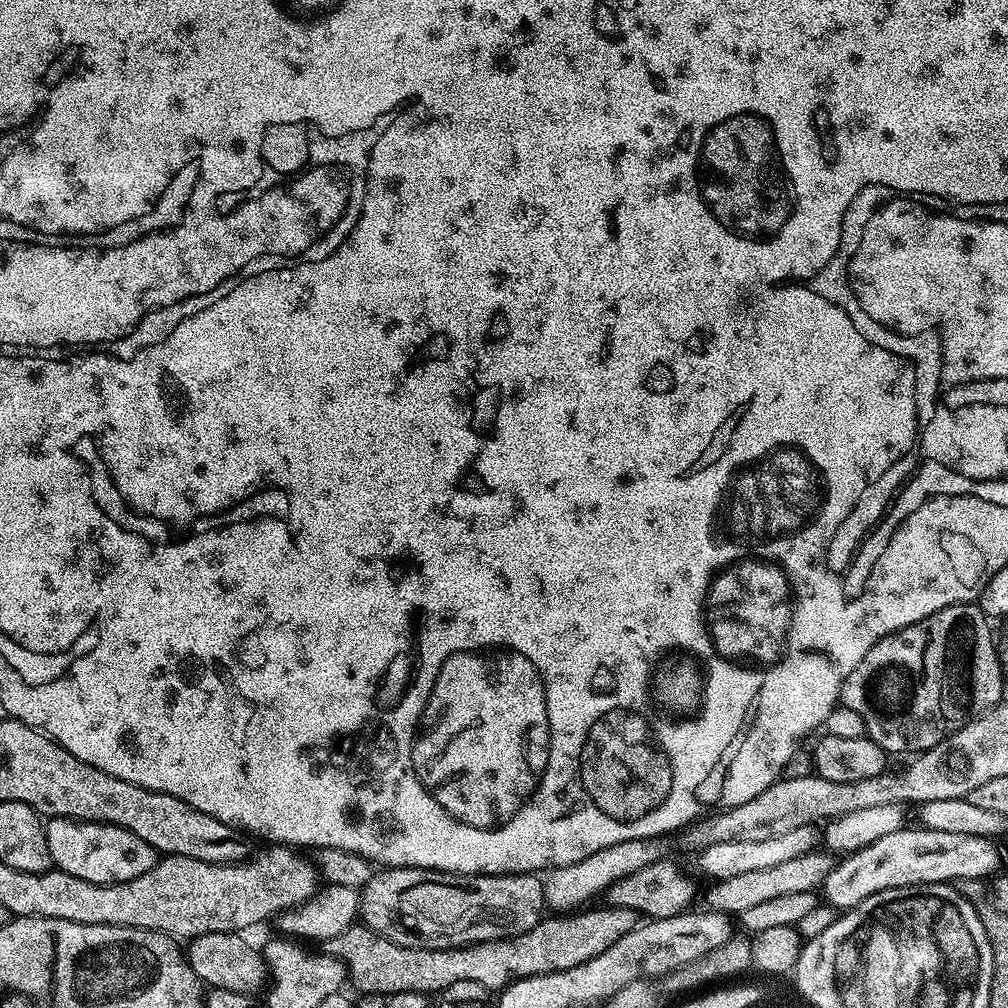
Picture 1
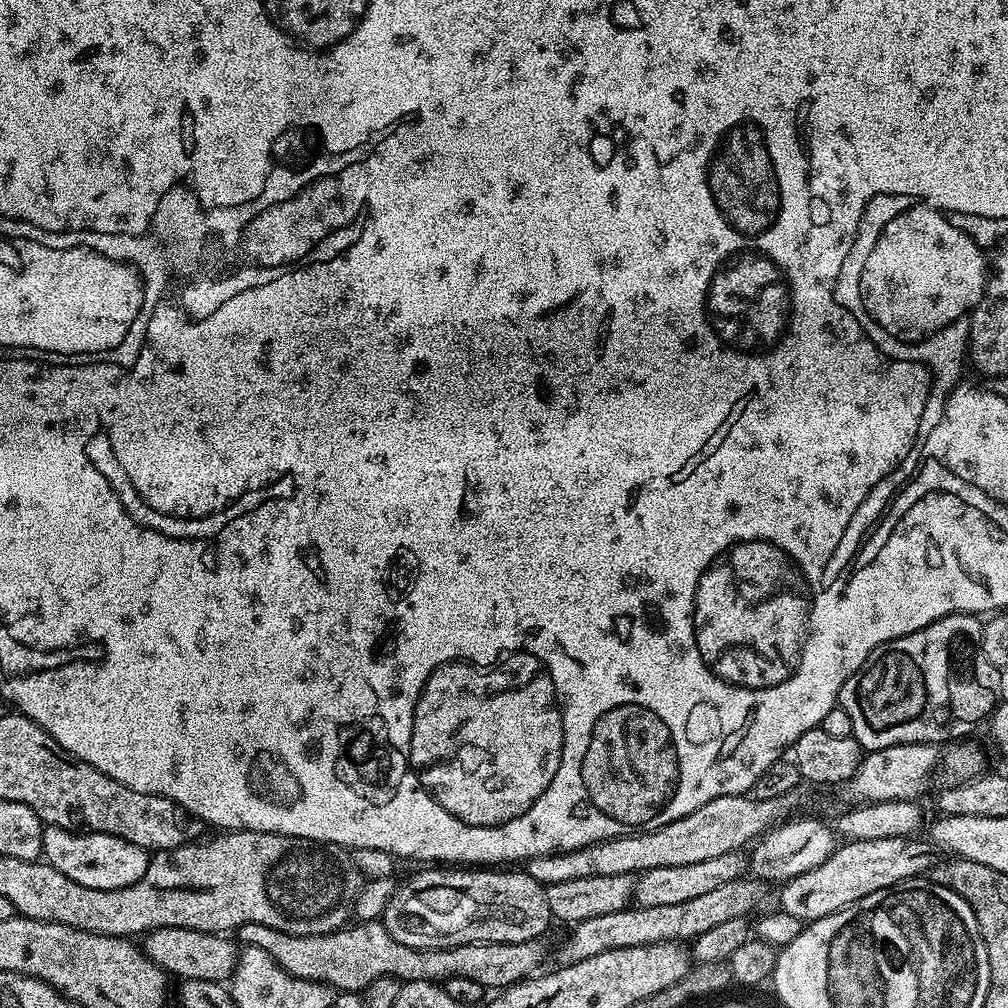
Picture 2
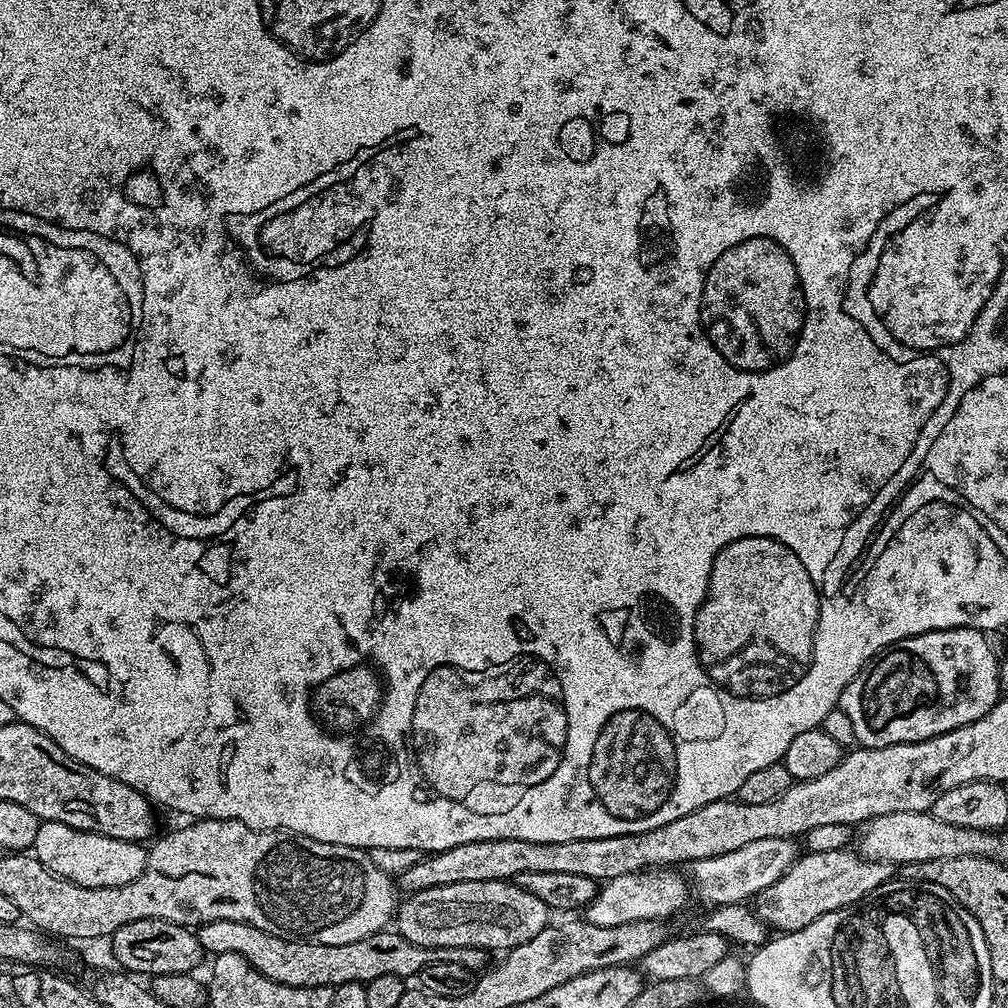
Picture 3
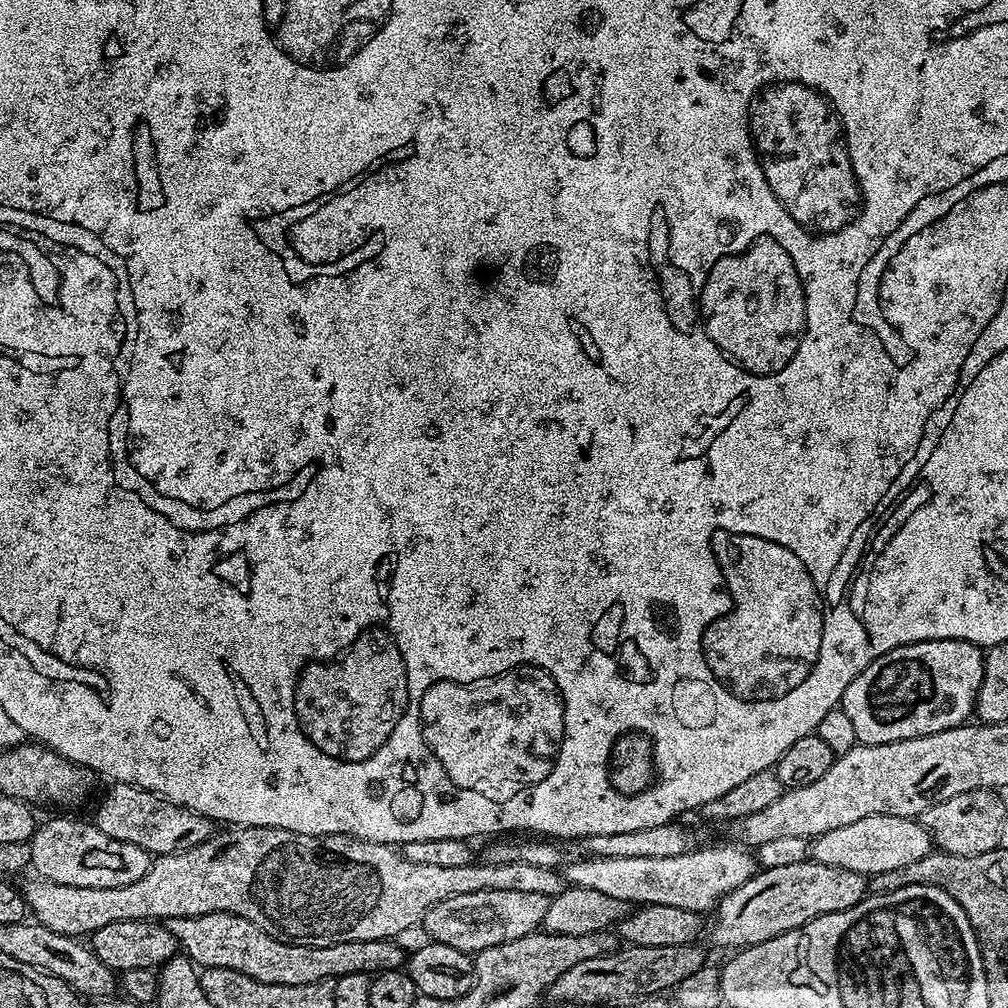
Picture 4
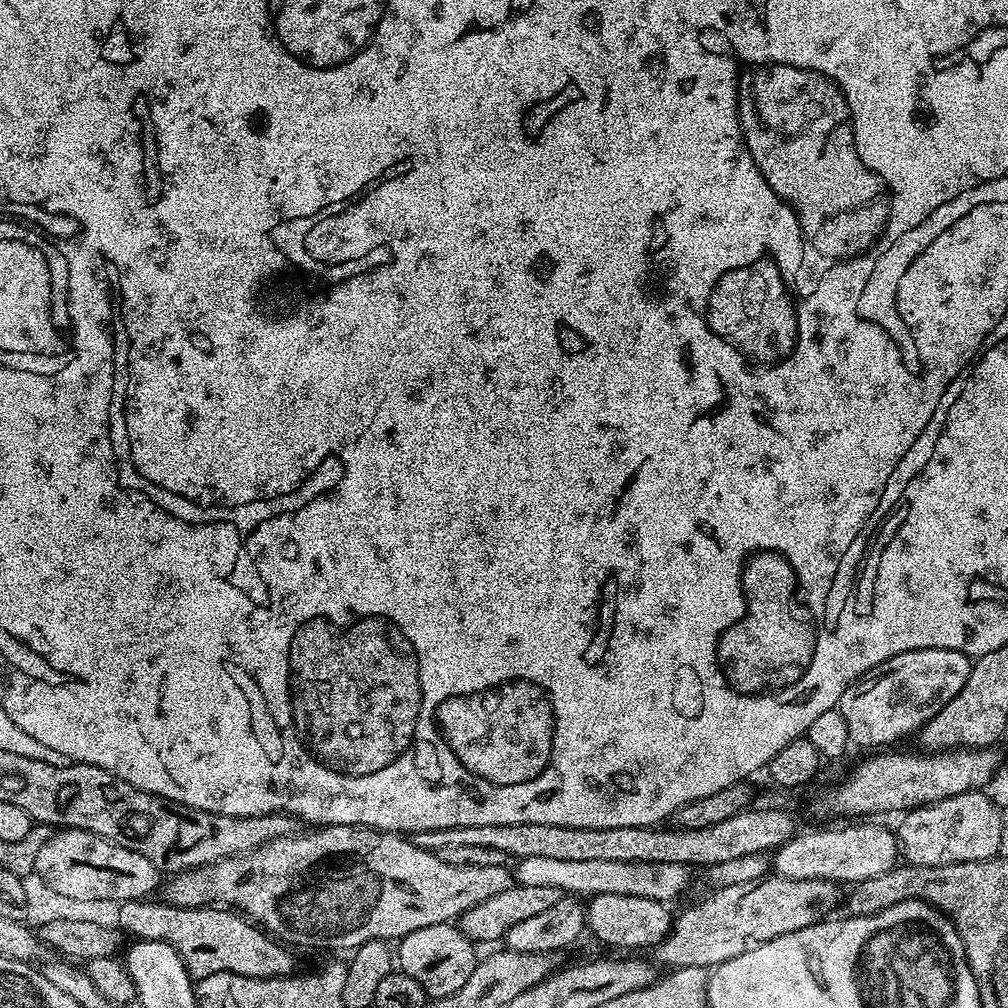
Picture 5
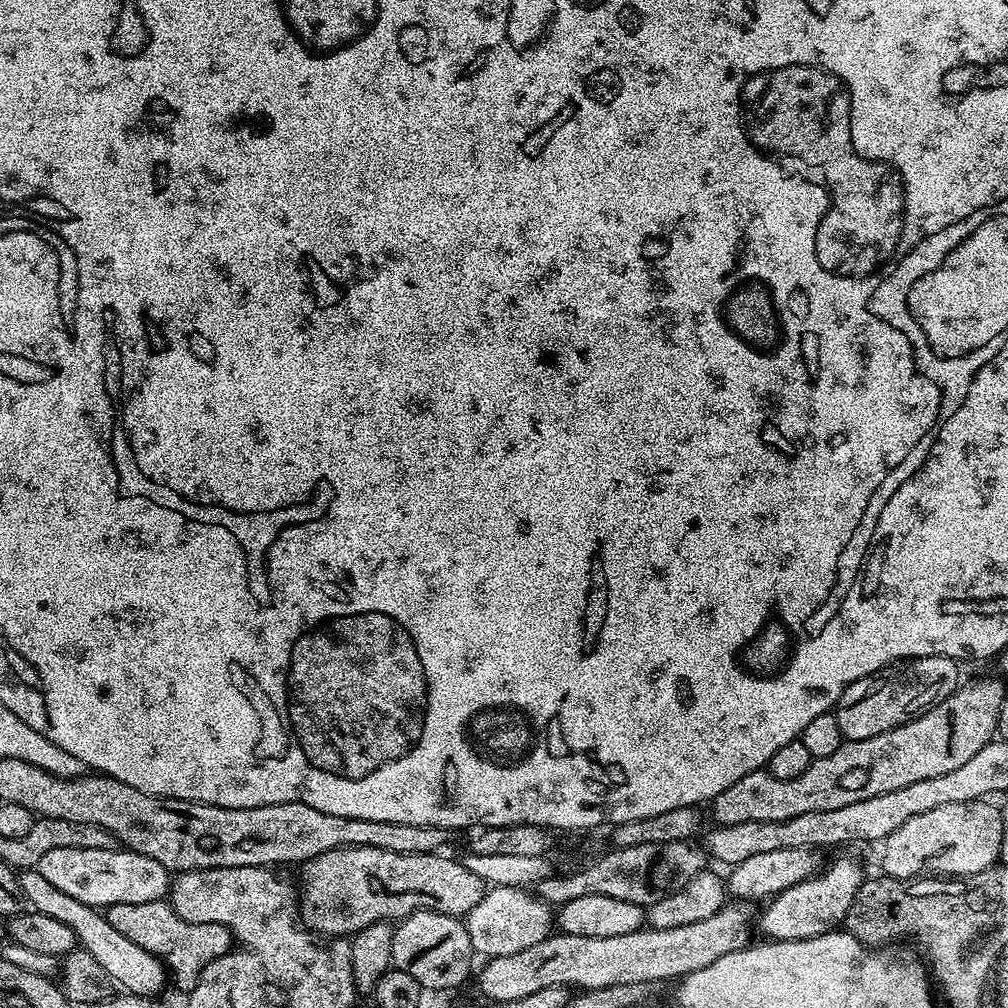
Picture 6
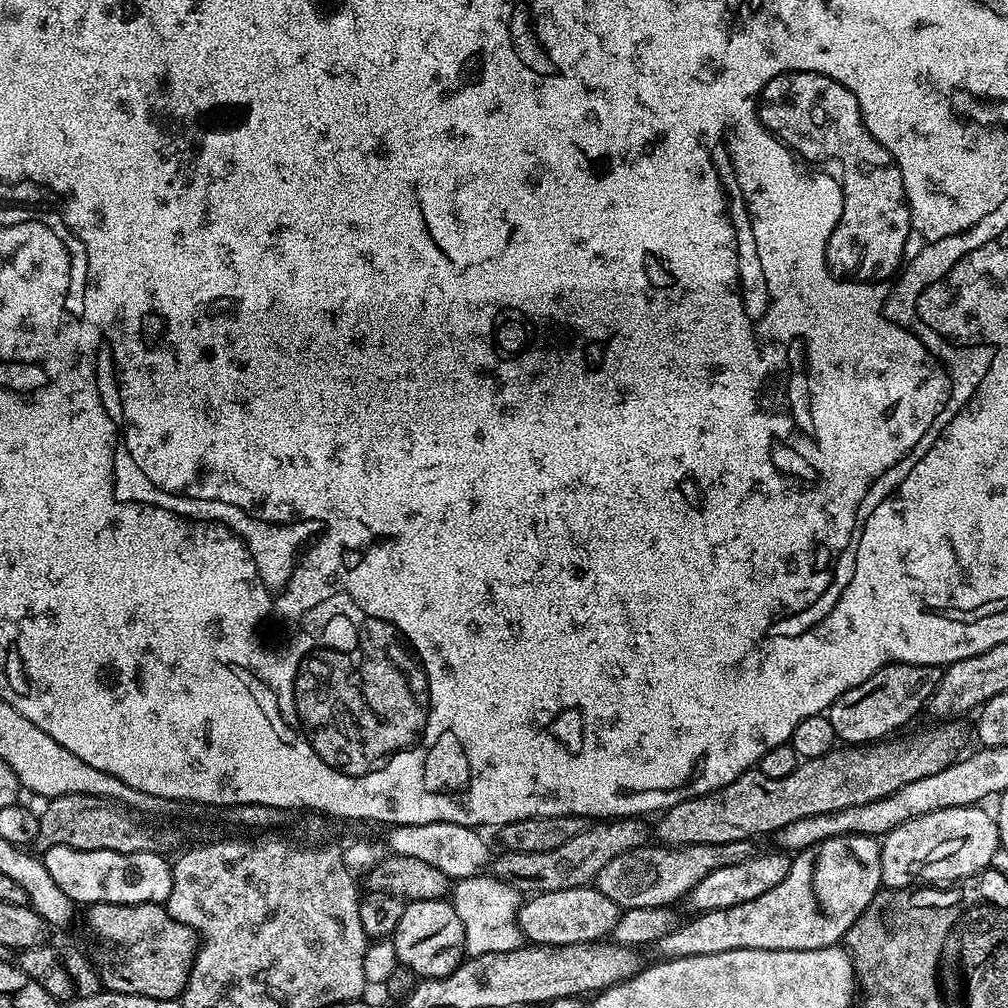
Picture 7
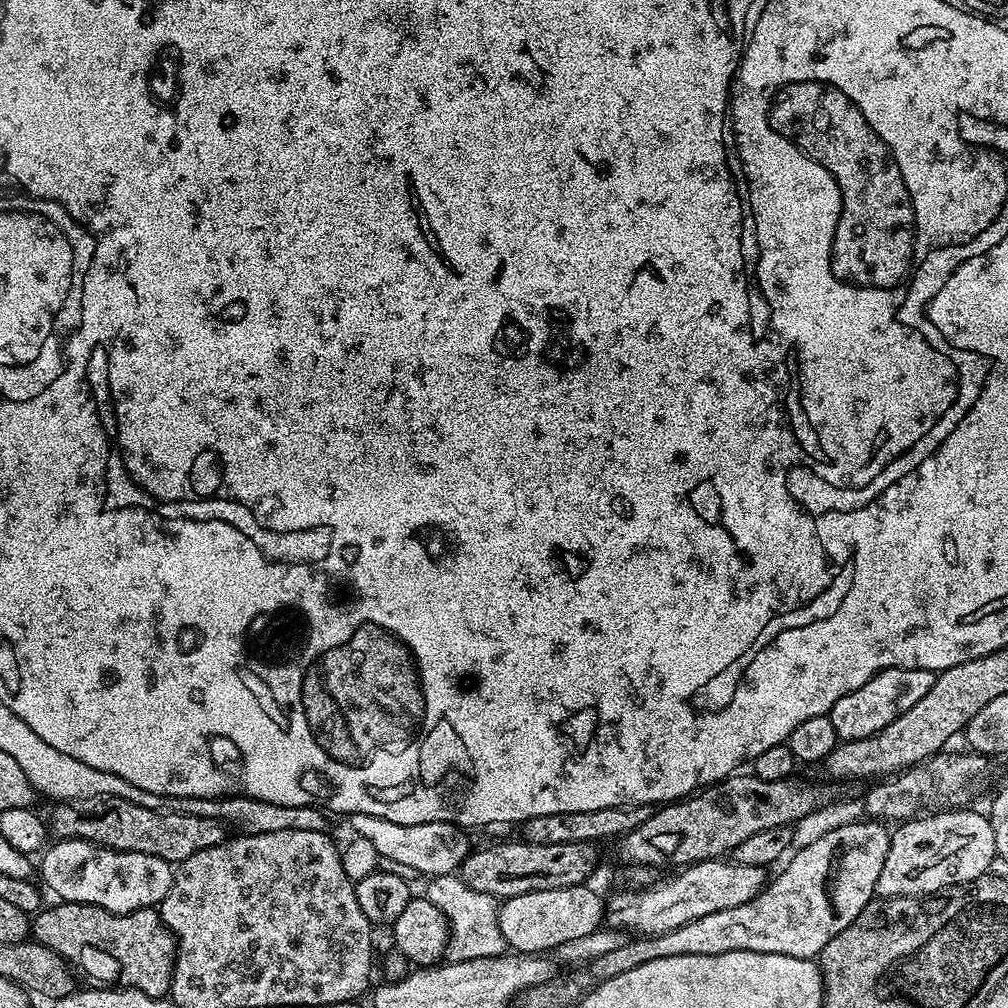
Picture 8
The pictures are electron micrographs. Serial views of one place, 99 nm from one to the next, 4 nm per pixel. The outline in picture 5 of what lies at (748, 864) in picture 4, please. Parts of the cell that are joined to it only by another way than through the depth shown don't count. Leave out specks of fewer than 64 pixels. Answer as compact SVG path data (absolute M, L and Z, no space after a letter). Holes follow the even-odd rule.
M554 858L516 860L514 880L522 886L554 886L561 894L591 898L598 894L630 894L673 902L688 888L693 873L686 864L639 864L638 862L569 862Z

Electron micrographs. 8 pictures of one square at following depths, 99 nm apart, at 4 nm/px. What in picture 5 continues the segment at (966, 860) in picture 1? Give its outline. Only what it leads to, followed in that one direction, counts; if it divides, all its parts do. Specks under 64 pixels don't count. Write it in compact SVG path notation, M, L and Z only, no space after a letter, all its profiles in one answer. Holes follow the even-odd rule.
M769 874L763 880L751 880L709 891L710 894L705 900L698 901L693 908L686 909L681 916L679 913L673 919L670 934L654 949L654 956L657 956L655 959L661 965L668 964L664 966L669 969L702 966L711 970L717 964L726 962L730 958L738 958L738 954L746 954L750 949L770 942L782 934L790 934L794 930L802 930L806 926L817 923L825 914L831 913L828 911L839 900L841 903L842 892L840 896L839 890L841 891L837 881L834 880L795 880Z

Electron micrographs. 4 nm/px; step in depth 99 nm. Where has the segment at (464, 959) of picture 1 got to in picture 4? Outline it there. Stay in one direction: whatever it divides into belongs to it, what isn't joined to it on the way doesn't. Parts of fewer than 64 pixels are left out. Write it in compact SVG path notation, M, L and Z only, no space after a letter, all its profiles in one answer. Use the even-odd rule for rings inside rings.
M229 912L202 914L190 918L174 918L166 927L174 934L177 945L193 964L201 969L225 968L246 974L258 982L278 986L306 986L335 982L346 974L375 974L403 969L406 952L396 945L395 939L359 940L358 942L338 942L330 946L302 946L282 942L266 930L254 926L246 918Z

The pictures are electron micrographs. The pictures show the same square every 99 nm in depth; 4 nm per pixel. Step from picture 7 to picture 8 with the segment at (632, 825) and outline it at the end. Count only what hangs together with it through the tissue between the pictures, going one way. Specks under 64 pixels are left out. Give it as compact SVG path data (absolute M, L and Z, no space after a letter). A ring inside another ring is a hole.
M517 838L509 844L492 844L489 848L469 851L460 863L458 875L460 881L472 890L490 894L497 898L507 898L537 892L538 890L558 890L575 884L584 884L587 876L596 868L595 843L559 844L542 846L530 844Z

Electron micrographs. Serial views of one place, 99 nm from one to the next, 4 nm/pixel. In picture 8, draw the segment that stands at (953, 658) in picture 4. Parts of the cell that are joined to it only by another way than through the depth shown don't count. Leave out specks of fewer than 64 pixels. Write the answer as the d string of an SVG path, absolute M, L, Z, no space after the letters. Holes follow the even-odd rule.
M883 668L876 672L858 690L850 690L838 702L834 702L831 718L834 730L838 730L841 741L861 740L870 734L878 734L882 726L890 726L898 714L906 714L910 706L915 706L920 699L926 698L930 686L934 686L937 673L925 668Z

